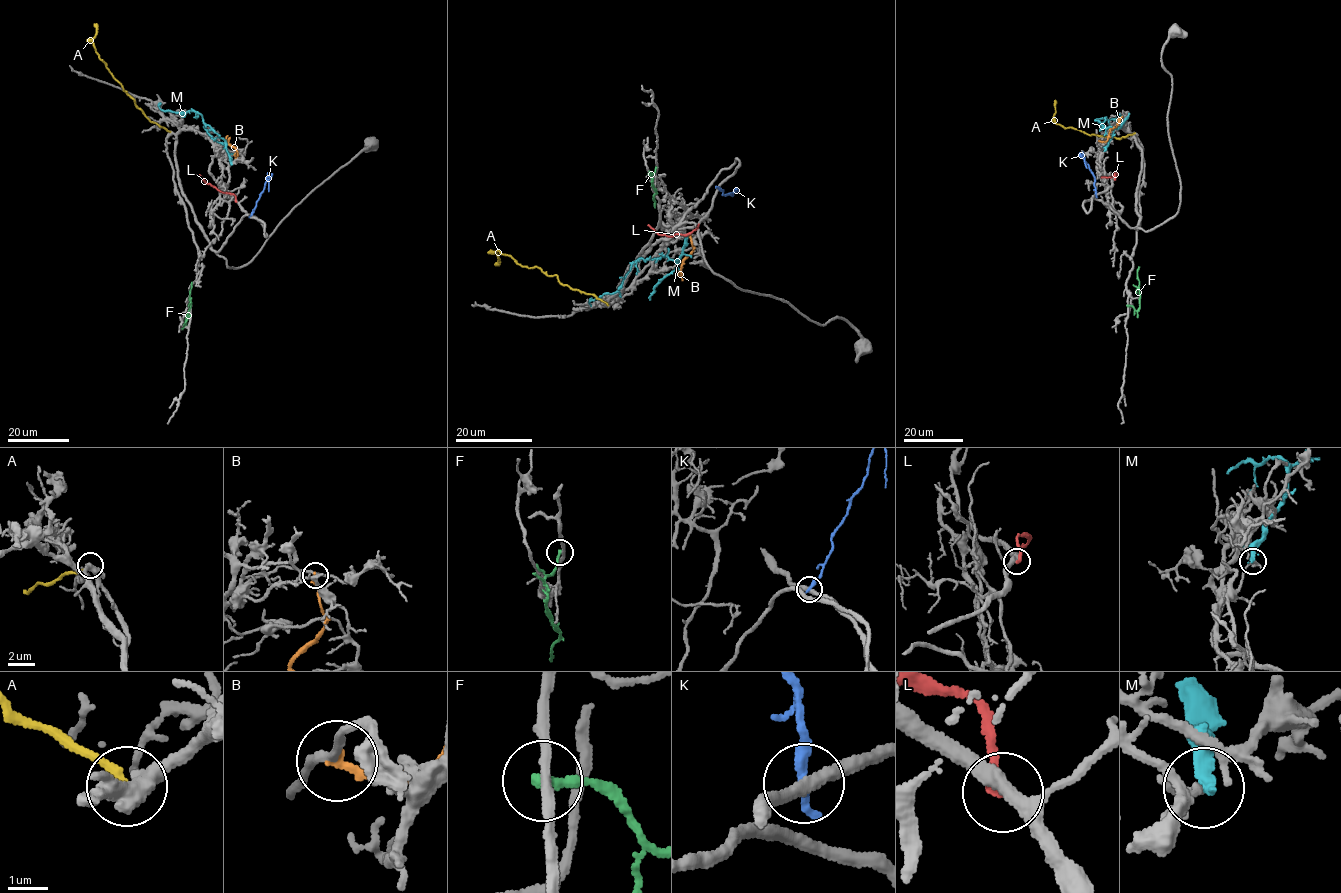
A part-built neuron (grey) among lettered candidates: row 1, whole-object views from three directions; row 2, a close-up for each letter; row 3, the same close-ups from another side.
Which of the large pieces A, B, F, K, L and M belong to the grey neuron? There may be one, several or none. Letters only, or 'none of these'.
none of these

